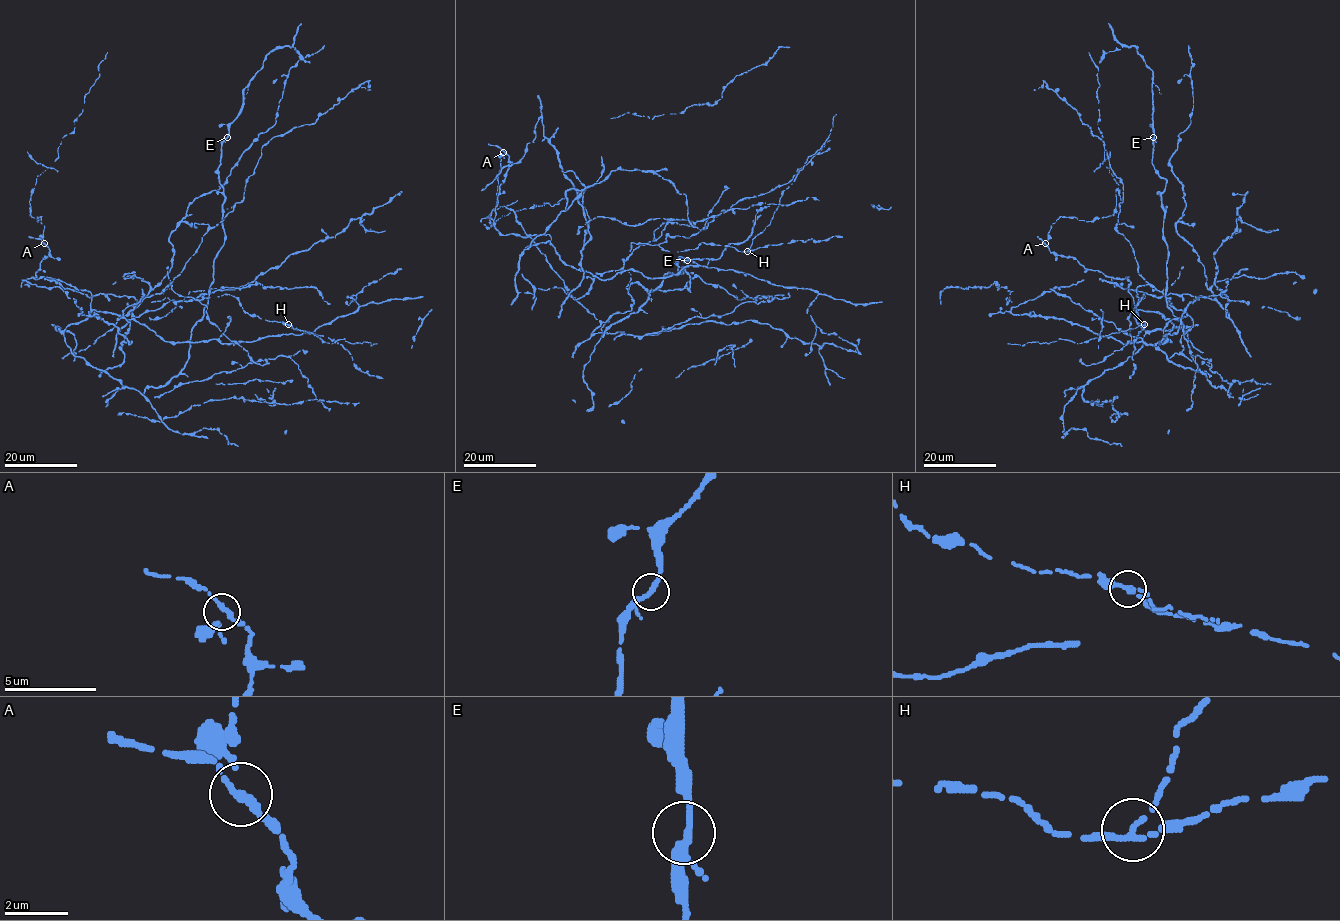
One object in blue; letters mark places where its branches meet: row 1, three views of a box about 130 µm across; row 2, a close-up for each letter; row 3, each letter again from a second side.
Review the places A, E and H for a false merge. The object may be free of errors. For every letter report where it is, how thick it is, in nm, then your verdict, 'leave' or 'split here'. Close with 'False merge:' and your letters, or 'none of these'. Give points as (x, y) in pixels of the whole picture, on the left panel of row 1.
A: place (44, 243); calibre 200 nm; leave
E: place (227, 137); calibre 200 nm; leave
H: place (288, 324); calibre 190 nm; split here
False merge: H

